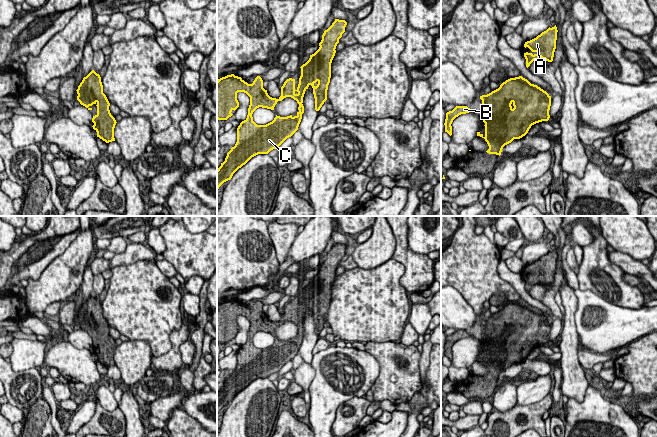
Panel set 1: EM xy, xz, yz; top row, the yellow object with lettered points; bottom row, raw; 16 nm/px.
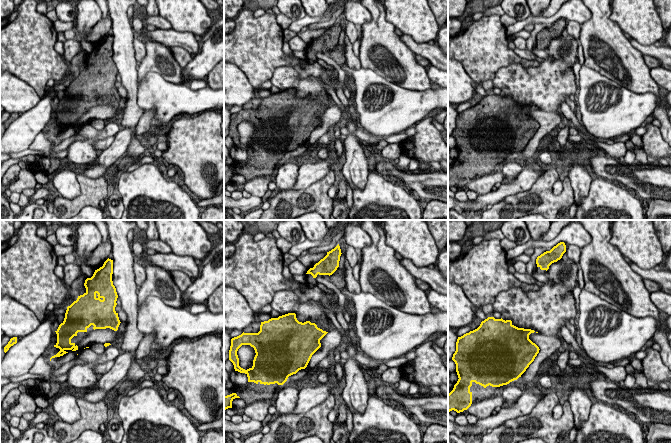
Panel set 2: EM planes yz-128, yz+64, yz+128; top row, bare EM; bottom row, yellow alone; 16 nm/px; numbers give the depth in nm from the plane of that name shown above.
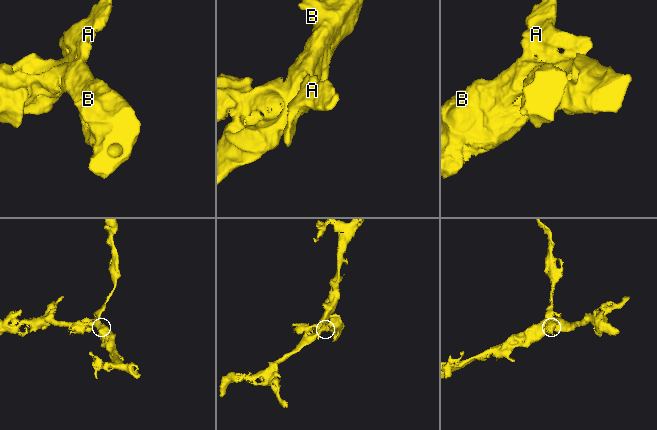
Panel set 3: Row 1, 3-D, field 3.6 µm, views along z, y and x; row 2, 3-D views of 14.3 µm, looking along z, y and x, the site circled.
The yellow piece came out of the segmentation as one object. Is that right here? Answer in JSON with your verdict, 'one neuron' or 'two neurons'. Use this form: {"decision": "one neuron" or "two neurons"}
{"decision": "one neuron"}

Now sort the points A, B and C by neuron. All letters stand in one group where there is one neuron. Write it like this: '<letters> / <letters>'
A B C

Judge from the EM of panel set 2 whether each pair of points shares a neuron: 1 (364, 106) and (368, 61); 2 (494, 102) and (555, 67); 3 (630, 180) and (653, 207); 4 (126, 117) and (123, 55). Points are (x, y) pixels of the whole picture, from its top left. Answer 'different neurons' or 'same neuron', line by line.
1: different neurons
2: different neurons
3: different neurons
4: same neuron

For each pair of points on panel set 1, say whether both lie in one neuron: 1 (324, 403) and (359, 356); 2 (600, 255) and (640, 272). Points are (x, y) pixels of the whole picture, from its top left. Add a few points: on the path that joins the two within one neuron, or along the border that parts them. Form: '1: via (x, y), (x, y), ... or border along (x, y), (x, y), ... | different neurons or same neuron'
1: via (324, 382), (320, 360), (323, 356), (338, 350) | same neuron
2: border along (607, 252), (608, 258), (625, 272) | different neurons

